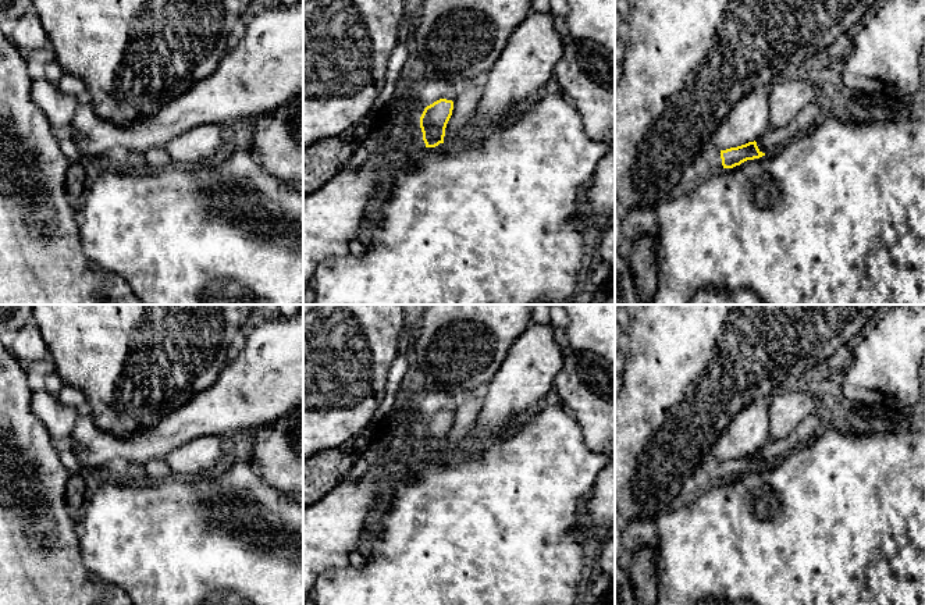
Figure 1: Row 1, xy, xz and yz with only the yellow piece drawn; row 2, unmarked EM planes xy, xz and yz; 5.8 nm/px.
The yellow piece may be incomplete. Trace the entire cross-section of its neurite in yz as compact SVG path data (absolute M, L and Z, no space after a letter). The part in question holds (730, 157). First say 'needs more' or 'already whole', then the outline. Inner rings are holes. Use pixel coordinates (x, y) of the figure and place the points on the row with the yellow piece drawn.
needs more; M708 142L701 154L701 167L705 174L721 172L723 168L733 168L747 160L754 160L765 156L757 142L748 142L746 145L719 150L712 142Z

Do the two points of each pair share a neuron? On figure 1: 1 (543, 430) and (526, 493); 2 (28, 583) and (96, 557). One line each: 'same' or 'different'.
1: same
2: different

